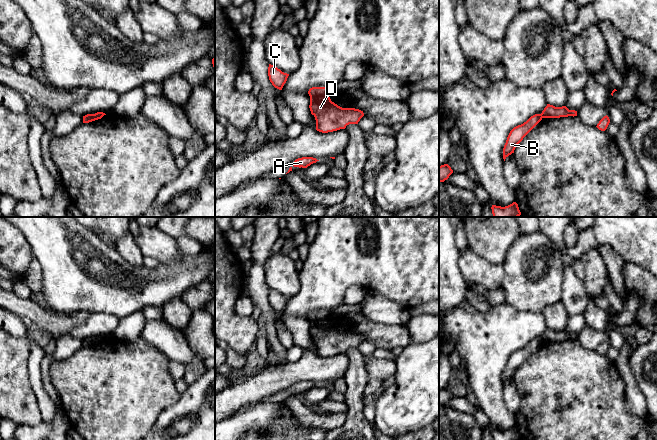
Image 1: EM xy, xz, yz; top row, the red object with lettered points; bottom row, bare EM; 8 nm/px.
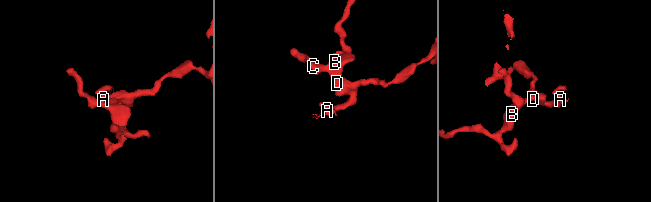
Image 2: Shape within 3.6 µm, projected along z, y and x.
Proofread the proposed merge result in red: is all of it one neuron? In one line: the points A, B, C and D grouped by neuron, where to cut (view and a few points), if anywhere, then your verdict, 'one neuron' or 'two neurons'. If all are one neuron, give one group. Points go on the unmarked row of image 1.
groups A D / B C; cut xz (327, 317), (310, 321); two neurons

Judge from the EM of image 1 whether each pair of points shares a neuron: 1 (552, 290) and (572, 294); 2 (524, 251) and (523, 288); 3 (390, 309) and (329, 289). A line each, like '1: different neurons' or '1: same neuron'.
1: different neurons
2: same neuron
3: different neurons

